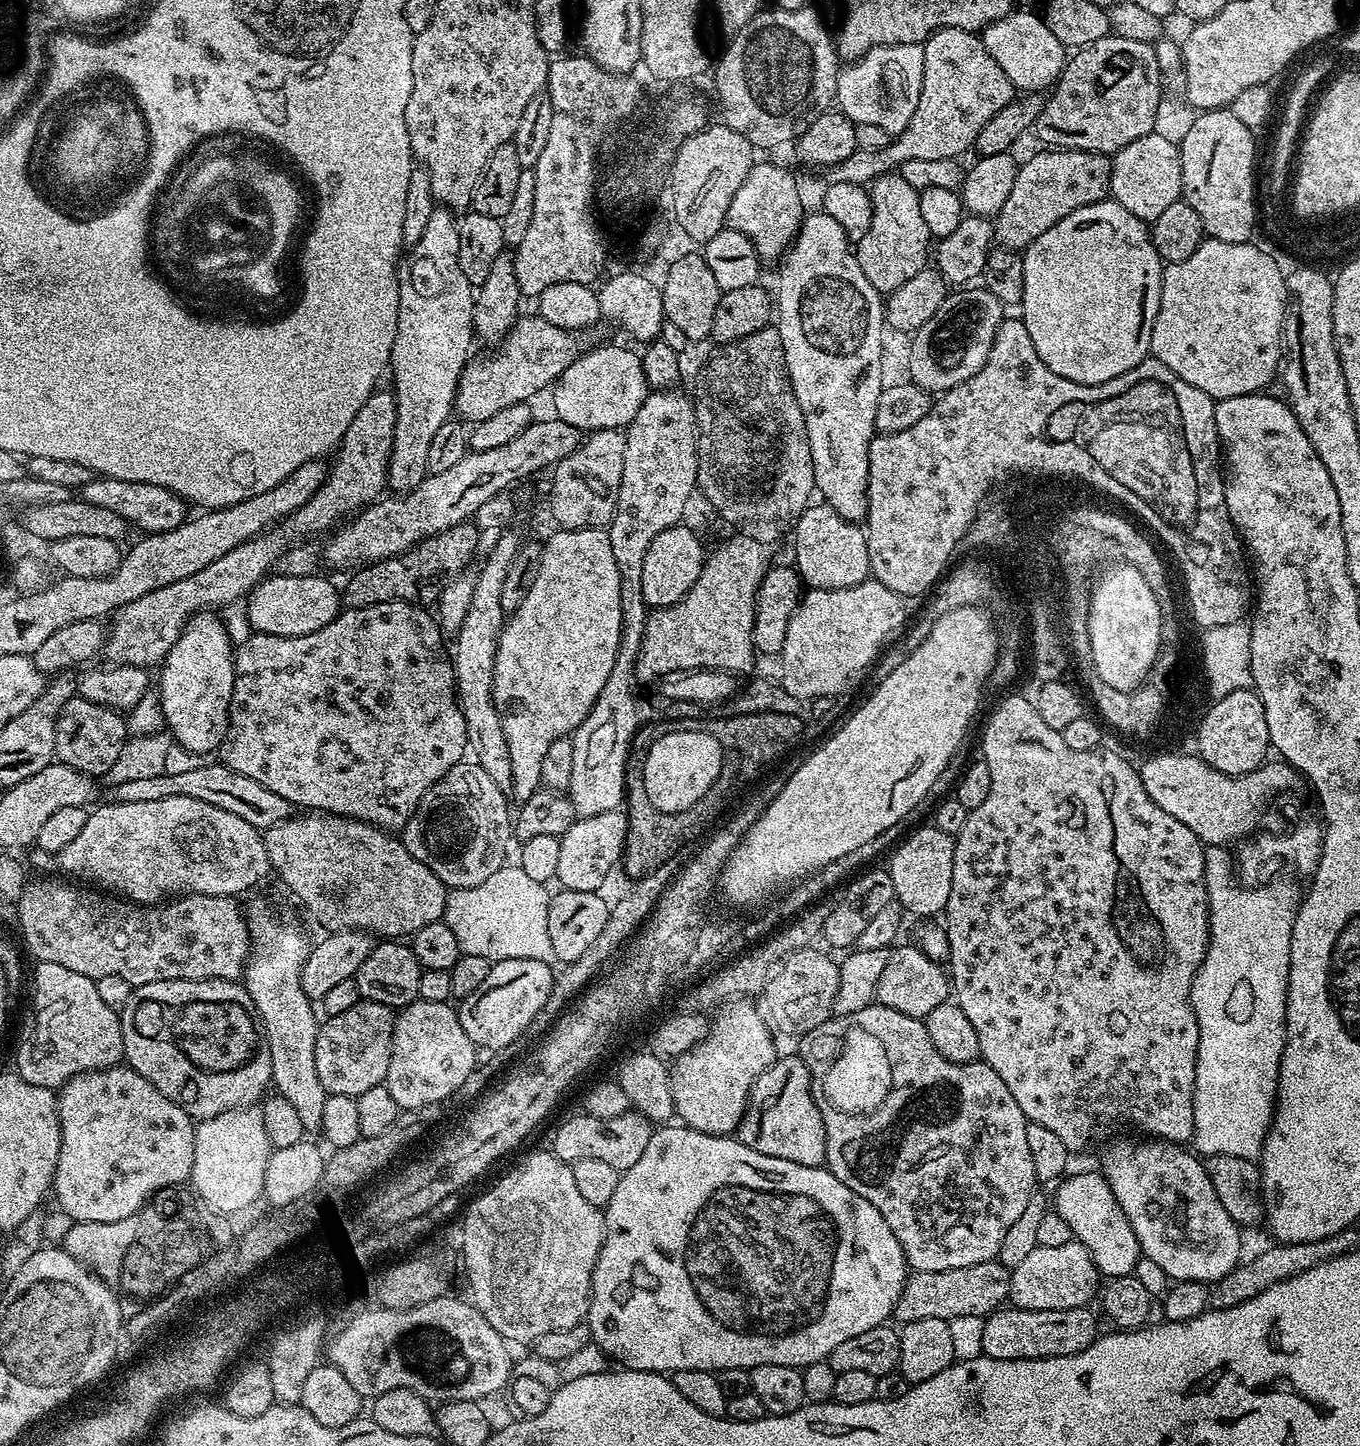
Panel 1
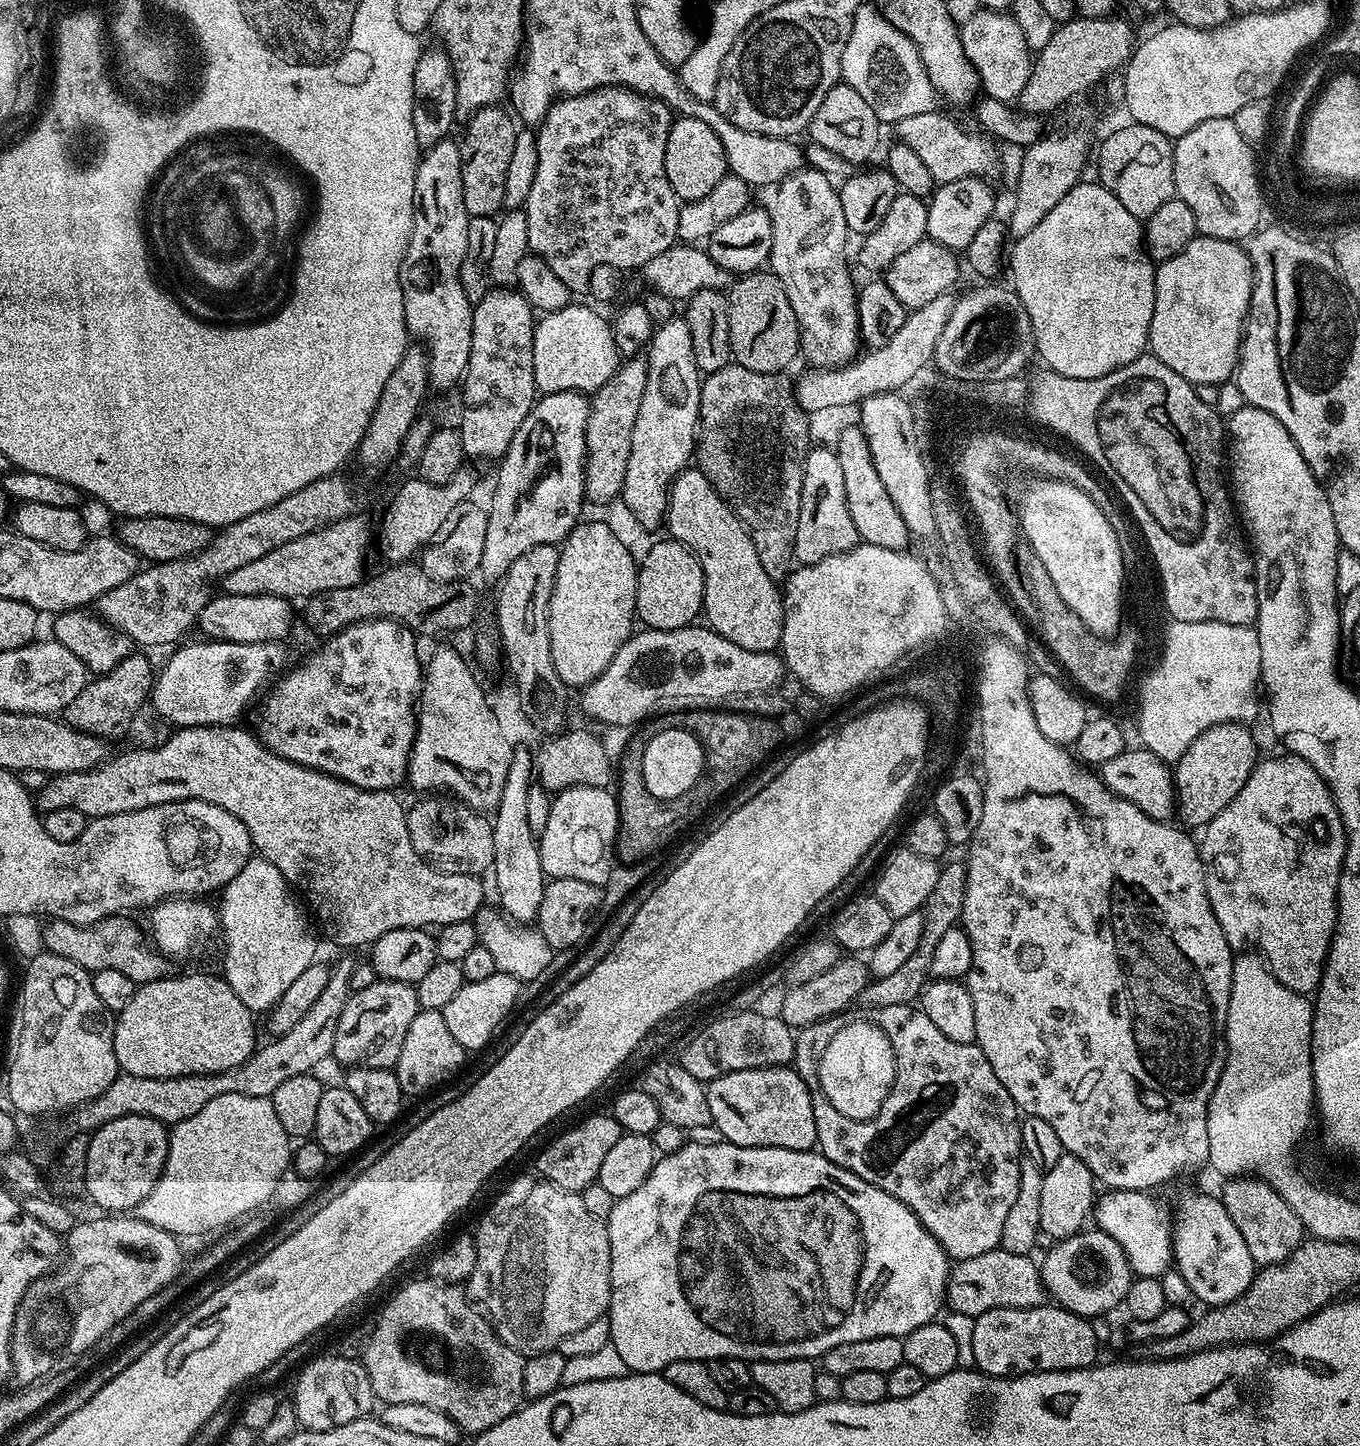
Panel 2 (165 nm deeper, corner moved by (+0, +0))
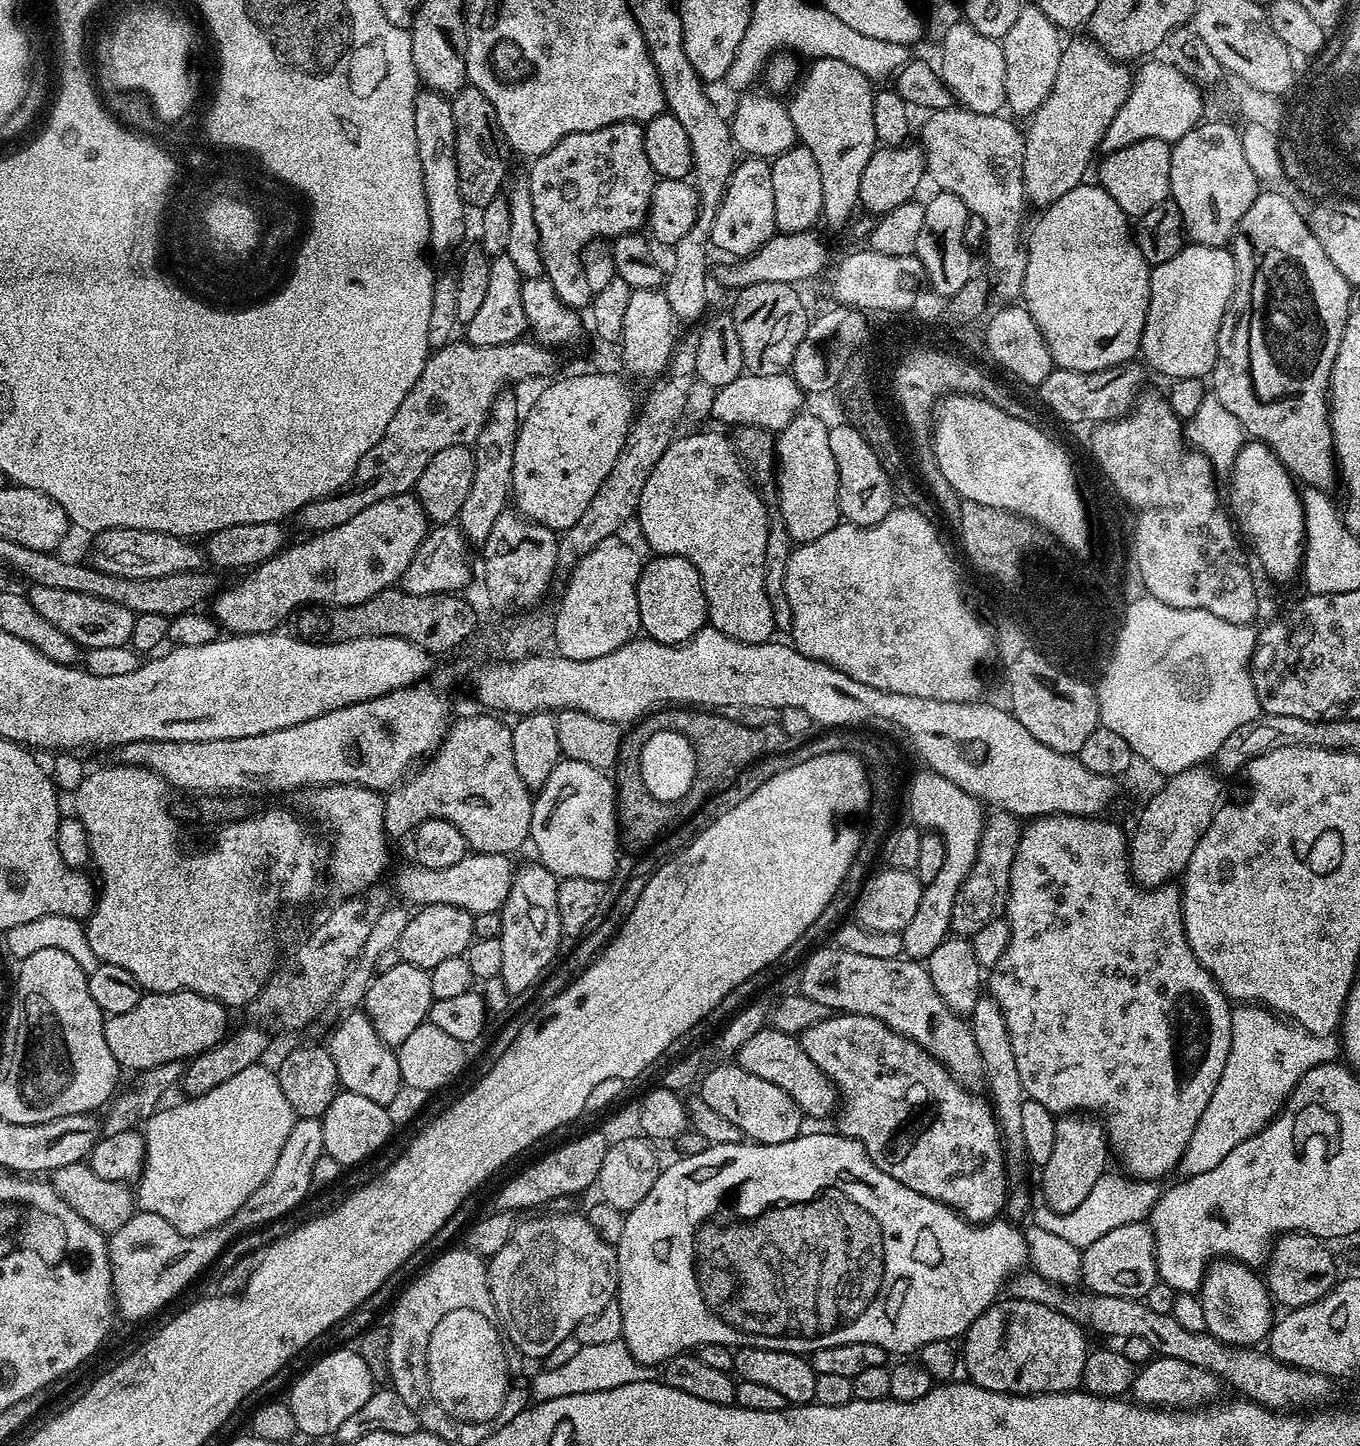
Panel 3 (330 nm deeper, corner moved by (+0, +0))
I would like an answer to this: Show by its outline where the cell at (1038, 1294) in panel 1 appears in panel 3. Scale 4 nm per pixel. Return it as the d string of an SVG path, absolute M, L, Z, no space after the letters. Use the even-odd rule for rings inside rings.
M1147 1223L1127 1224L1118 1226L1118 1230L1110 1230L1098 1242L1090 1242L1090 1246L1083 1249L1081 1254L1081 1276L1083 1287L1089 1293L1098 1296L1113 1296L1114 1298L1130 1298L1139 1300L1147 1294L1150 1286L1158 1282L1156 1275L1156 1239L1151 1227Z

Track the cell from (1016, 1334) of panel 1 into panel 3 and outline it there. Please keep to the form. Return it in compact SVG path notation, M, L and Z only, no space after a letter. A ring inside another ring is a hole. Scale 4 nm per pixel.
M1011 1298L997 1299L983 1312L979 1318L971 1324L962 1337L962 1360L966 1364L969 1371L968 1379L973 1384L982 1386L986 1390L994 1390L995 1392L1010 1392L1014 1396L1037 1396L1043 1392L1070 1392L1074 1386L1082 1385L1082 1370L1086 1370L1086 1358L1090 1351L1088 1340L1084 1337L1085 1329L1081 1327L1075 1320L1071 1320L1066 1314L1062 1314L1058 1310L1054 1310L1050 1306L1042 1306L1038 1302L1026 1302L1025 1300L1013 1300Z

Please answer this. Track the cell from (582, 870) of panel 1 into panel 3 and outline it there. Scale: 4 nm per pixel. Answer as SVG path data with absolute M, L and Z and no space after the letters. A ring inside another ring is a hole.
M561 759L550 770L550 778L535 793L532 802L531 847L536 847L539 863L558 878L590 878L607 882L615 872L618 857L618 825L616 822L616 786L607 771L586 762Z

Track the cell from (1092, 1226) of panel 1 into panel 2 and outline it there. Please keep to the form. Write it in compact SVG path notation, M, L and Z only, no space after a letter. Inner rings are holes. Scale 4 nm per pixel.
M1108 1190L1095 1201L1094 1224L1099 1231L1110 1234L1126 1254L1136 1276L1159 1277L1173 1267L1172 1223L1170 1212L1148 1192Z

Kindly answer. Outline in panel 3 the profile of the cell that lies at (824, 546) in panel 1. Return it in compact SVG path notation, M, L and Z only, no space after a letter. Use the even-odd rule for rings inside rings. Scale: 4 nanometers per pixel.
M807 410L792 419L775 437L776 459L778 467L774 472L774 492L780 495L779 519L790 538L796 544L814 542L814 538L822 538L822 534L830 534L836 525L841 523L840 507L838 506L838 466L834 462L834 454L830 454L830 434L828 427L821 419Z

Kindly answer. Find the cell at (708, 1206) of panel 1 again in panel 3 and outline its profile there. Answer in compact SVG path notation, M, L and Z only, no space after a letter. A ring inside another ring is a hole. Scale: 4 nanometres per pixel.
M833 1131L834 1133L807 1132L795 1136L790 1142L778 1142L777 1144L758 1144L755 1142L708 1144L704 1146L701 1152L696 1152L693 1156L684 1156L681 1160L674 1161L669 1168L667 1165L661 1171L657 1181L654 1182L654 1186L650 1187L650 1192L637 1205L627 1211L622 1226L622 1238L614 1245L616 1273L618 1274L618 1303L622 1310L622 1330L624 1331L622 1339L624 1345L630 1350L630 1354L634 1354L634 1358L639 1364L660 1366L670 1358L691 1353L703 1344L721 1344L733 1350L737 1348L765 1348L766 1350L786 1350L787 1352L811 1354L817 1352L822 1346L838 1346L846 1342L874 1342L874 1346L882 1346L884 1351L889 1354L895 1354L895 1352L900 1352L896 1354L912 1354L922 1346L926 1346L926 1342L955 1341L957 1338L963 1337L969 1326L986 1309L996 1303L1009 1279L1029 1263L1024 1233L1015 1223L1004 1218L997 1218L988 1221L987 1224L973 1226L963 1216L958 1215L954 1209L947 1208L942 1202L934 1202L934 1198L926 1198L926 1194L918 1194L918 1190L910 1190L910 1186L902 1186L902 1182L898 1182L898 1178L890 1178L890 1174L878 1170L878 1166L874 1166L874 1162L868 1157L864 1145L860 1141L852 1140L848 1136L837 1134L835 1131Z

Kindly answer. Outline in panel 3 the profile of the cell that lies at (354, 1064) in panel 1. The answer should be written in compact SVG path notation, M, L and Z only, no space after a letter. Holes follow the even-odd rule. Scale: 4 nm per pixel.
M403 962L395 964L391 970L373 975L364 995L362 1011L368 1015L378 1038L395 1050L402 1042L406 1042L412 1031L428 1019L432 1008L432 991L430 990L429 969L410 966Z

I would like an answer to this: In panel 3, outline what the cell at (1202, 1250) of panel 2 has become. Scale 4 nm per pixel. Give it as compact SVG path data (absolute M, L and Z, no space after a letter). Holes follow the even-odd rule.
M1217 1258L1211 1261L1198 1295L1202 1302L1202 1314L1206 1318L1206 1331L1211 1336L1217 1336L1223 1344L1256 1346L1272 1331L1274 1301L1268 1285L1257 1269L1249 1268L1239 1260Z

